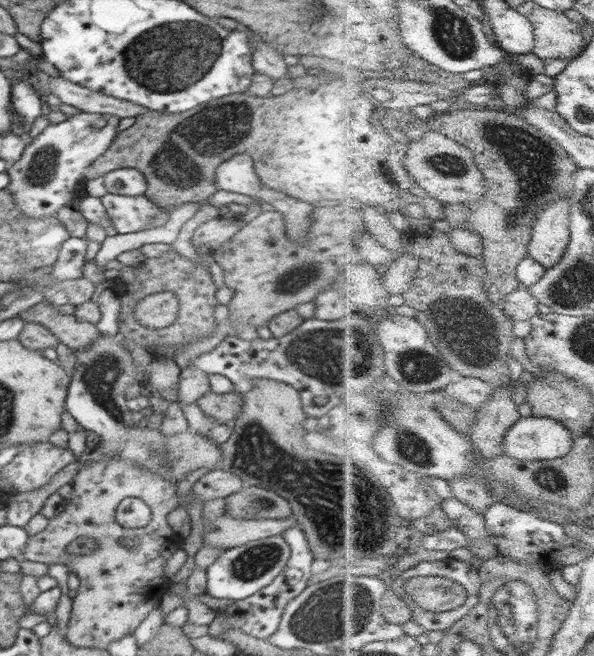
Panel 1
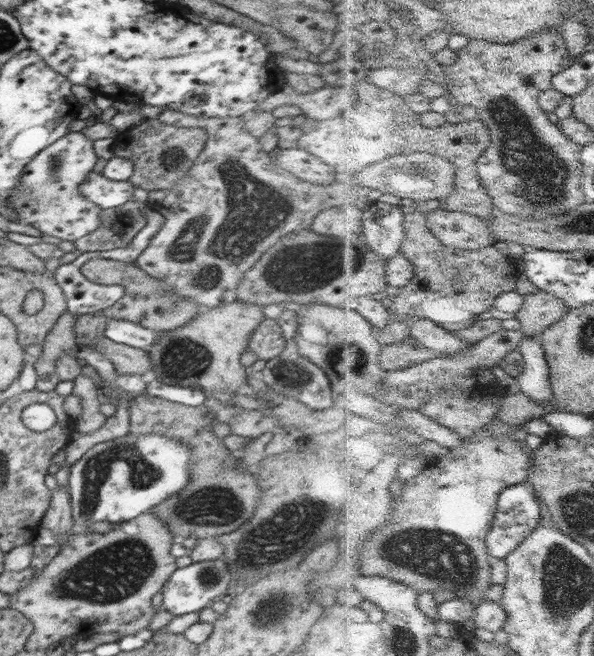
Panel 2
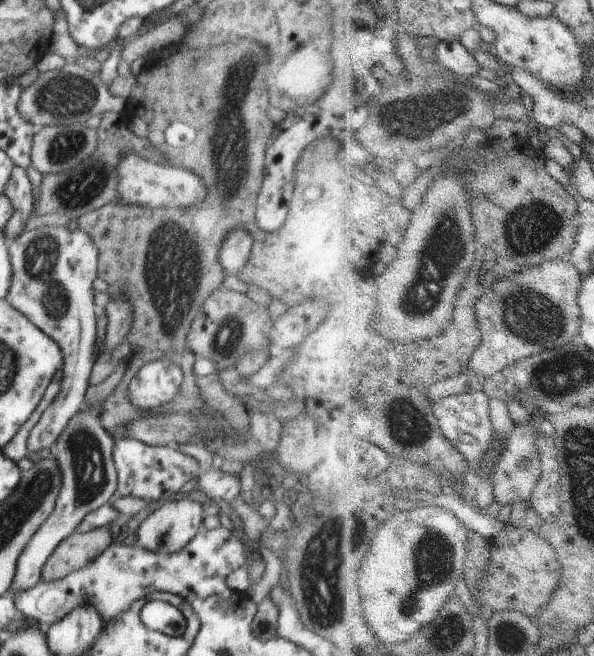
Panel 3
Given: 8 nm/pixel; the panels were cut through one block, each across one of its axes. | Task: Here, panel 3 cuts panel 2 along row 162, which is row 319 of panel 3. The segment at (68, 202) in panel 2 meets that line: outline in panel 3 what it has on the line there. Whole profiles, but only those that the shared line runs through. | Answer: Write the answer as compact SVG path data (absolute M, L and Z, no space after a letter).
M66 225L32 228L9 242L8 246L12 282L6 299L58 344L65 363L59 375L62 380L60 390L32 428L27 441L29 453L41 453L56 445L70 418L85 405L89 378L97 361L94 347L98 307L94 303L92 286L99 274L100 252L86 232L69 230Z

